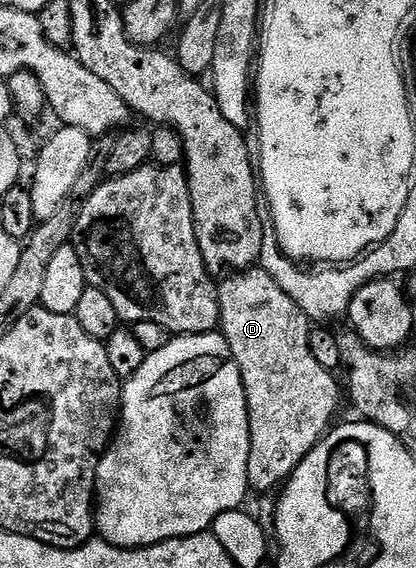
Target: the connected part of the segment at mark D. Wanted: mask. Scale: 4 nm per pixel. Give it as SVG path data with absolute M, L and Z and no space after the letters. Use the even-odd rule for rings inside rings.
M256 266L234 273L224 279L218 289L221 334L229 342L229 350L241 370L247 395L251 435L247 487L252 493L267 492L270 488L278 489L290 478L296 466L327 435L333 424L331 419L339 408L341 384L335 381L336 377L329 370L325 370L325 366L317 362L317 358L313 358L313 350L309 346L312 321L299 309L297 302L293 302L293 298L277 286L275 279L264 268Z

